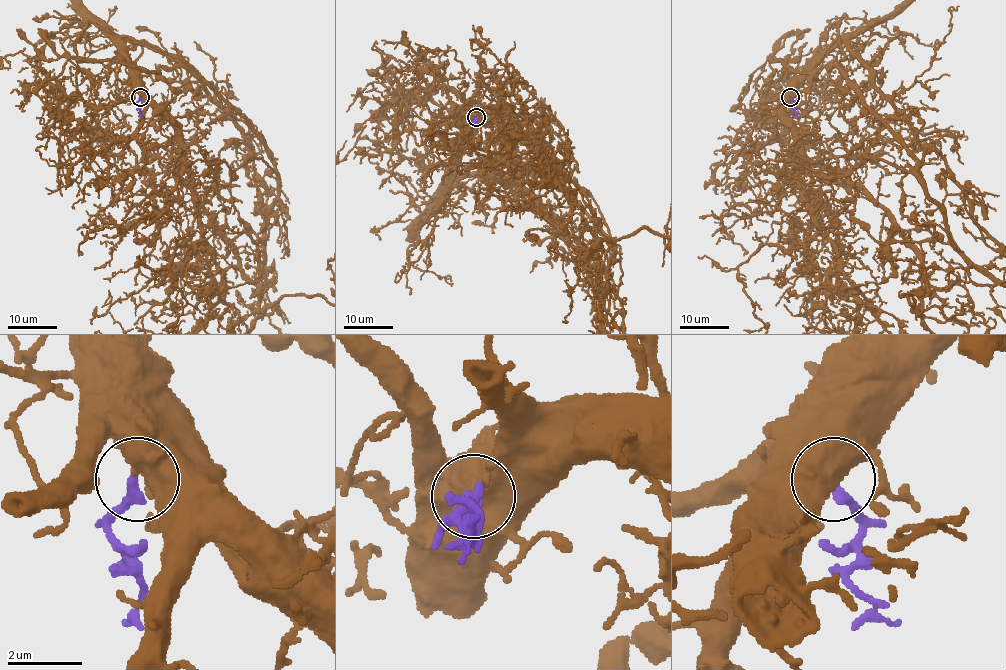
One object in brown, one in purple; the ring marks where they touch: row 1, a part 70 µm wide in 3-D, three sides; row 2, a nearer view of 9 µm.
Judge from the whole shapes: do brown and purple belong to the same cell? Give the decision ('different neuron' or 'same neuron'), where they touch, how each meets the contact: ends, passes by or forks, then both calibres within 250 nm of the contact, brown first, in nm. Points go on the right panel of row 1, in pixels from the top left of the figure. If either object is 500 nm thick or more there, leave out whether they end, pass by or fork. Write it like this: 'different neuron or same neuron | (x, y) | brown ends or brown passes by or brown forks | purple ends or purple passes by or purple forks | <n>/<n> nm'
same neuron | (790, 97) | 800/300 nm

